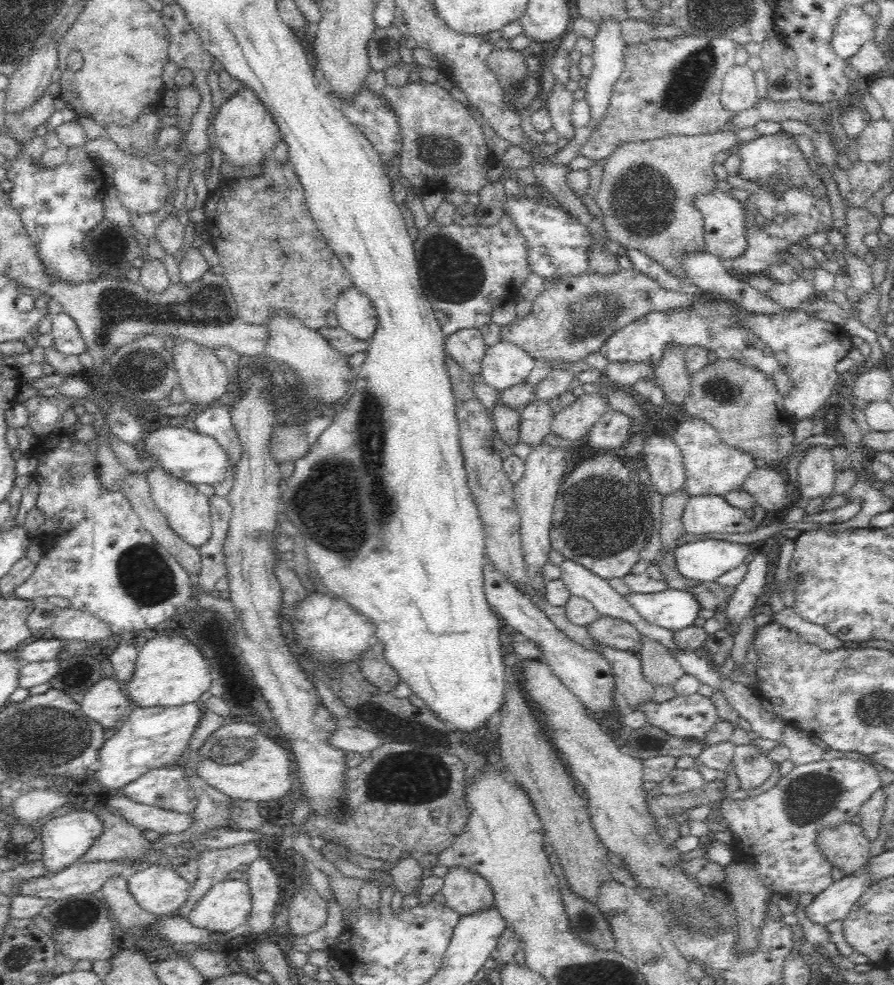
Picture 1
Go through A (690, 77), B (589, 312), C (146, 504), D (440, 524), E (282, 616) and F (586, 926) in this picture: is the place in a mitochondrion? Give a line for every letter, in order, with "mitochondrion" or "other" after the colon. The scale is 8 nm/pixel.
A: mitochondrion
B: mitochondrion
C: other
D: other
E: other
F: mitochondrion

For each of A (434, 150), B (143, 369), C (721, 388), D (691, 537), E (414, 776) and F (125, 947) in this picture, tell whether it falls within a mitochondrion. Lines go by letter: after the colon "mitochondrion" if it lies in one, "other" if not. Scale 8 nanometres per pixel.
A: mitochondrion
B: mitochondrion
C: mitochondrion
D: other
E: mitochondrion
F: other

